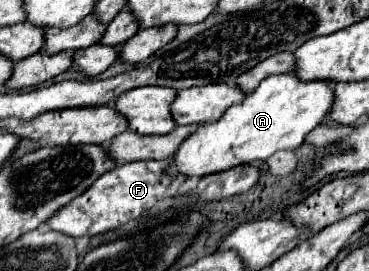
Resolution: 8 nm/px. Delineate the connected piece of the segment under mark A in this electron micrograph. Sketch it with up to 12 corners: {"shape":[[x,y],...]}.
{"shape":[[272,75],[192,133],[168,173],[204,177],[296,151],[334,81]]}

